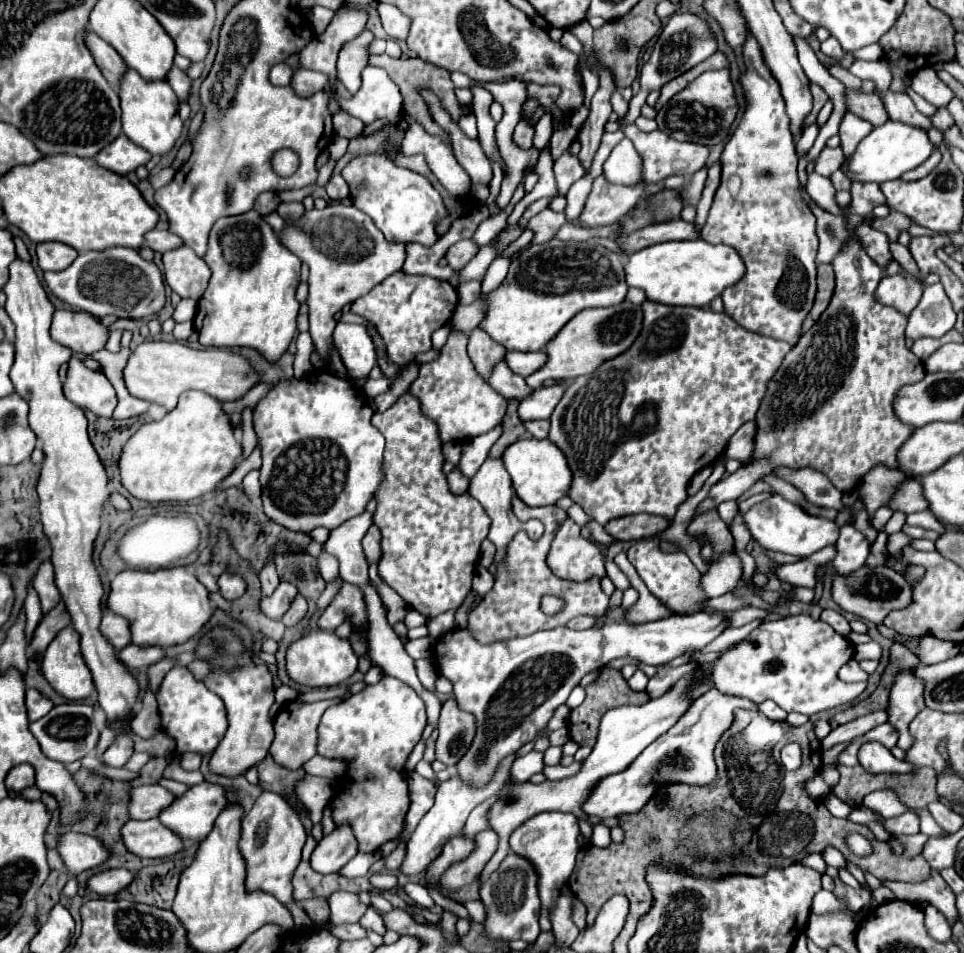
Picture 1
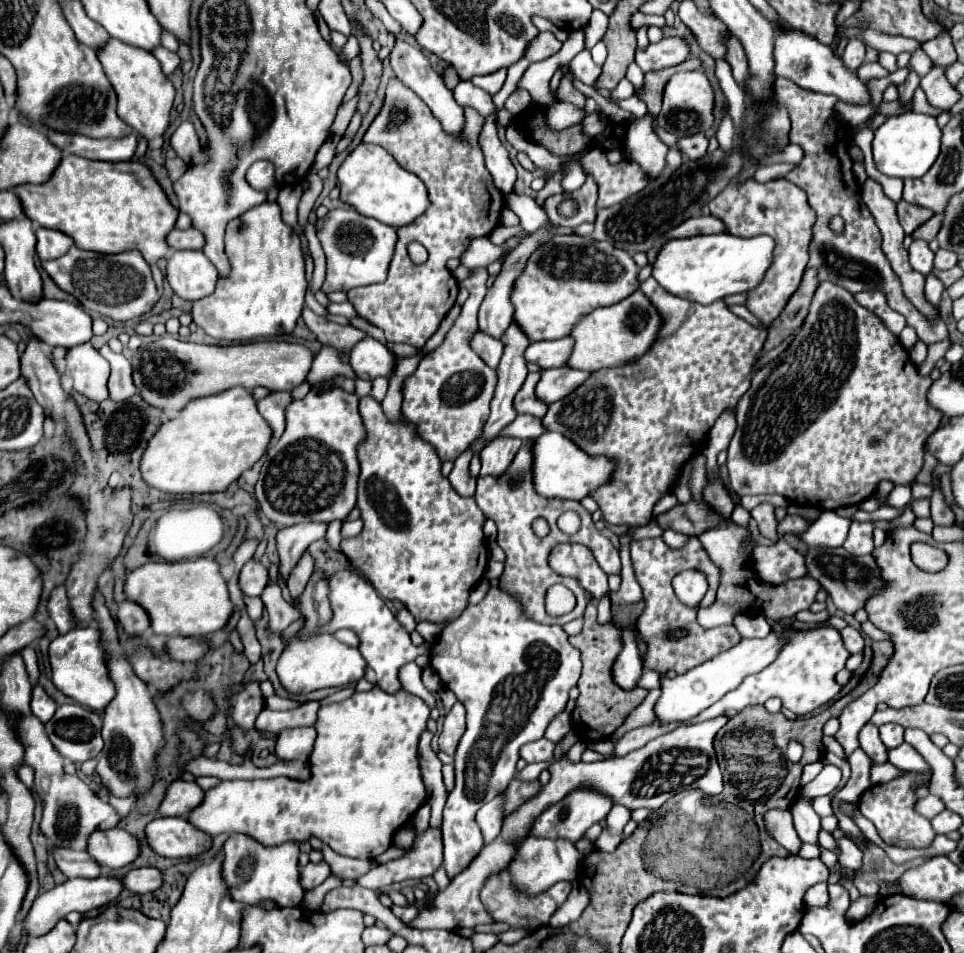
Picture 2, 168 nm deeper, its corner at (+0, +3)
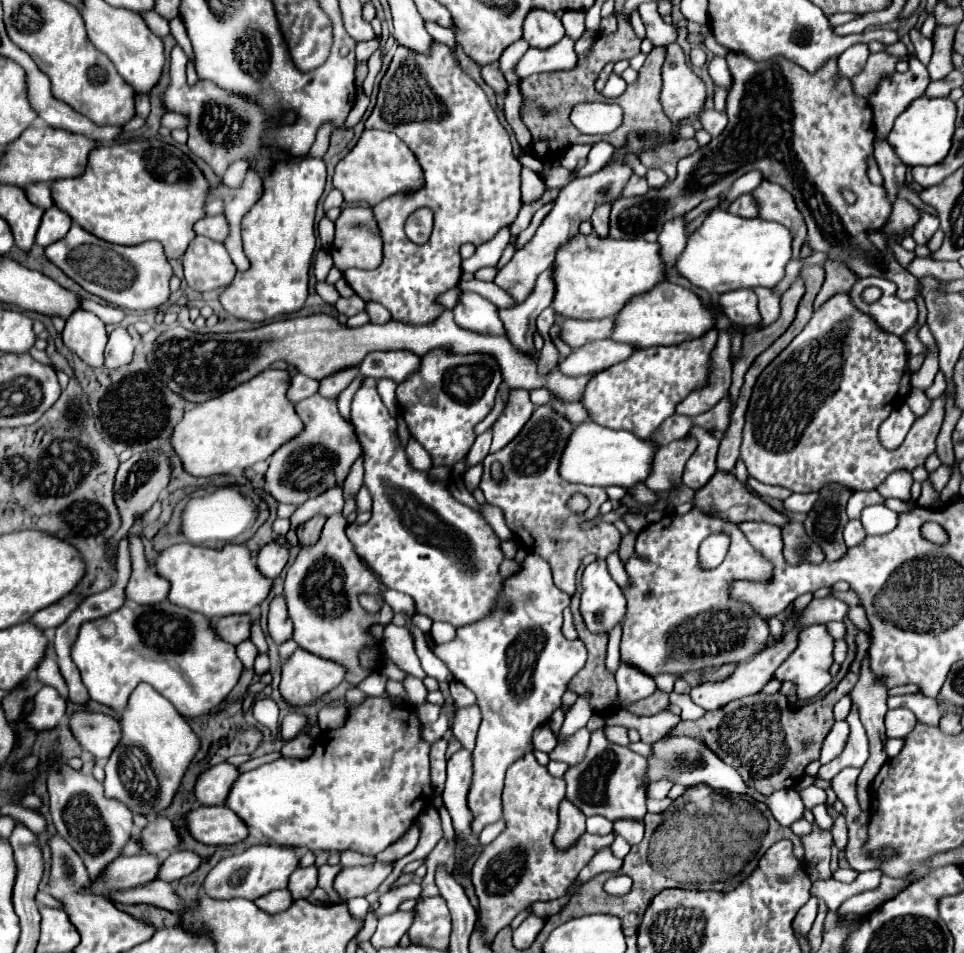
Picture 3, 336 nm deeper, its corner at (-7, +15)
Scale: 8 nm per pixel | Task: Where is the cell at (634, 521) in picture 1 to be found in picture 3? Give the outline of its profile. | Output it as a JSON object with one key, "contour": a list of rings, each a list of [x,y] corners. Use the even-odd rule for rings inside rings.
{"contour":[[[716,472],[706,486],[702,486],[692,500],[692,506],[700,512],[710,512],[712,516],[720,518],[720,520],[728,520],[728,522],[746,522],[746,520],[756,520],[756,522],[768,522],[768,524],[776,524],[776,526],[784,526],[788,522],[788,518],[776,510],[772,510],[768,504],[764,504],[758,496],[754,496],[746,486],[742,486],[734,474],[726,474],[726,472]]]}

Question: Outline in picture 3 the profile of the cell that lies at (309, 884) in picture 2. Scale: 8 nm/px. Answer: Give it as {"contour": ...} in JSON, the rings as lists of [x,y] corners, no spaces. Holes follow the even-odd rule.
{"contour":[[[318,866],[296,868],[288,882],[288,890],[292,892],[294,900],[308,898],[316,886],[318,886]]]}

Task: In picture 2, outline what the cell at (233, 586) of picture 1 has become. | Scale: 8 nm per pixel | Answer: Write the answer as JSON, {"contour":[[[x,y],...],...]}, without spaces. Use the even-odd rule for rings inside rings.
{"contour":[[[249,560],[239,574],[239,586],[245,596],[261,596],[265,584],[269,582],[267,568],[259,560]]]}

